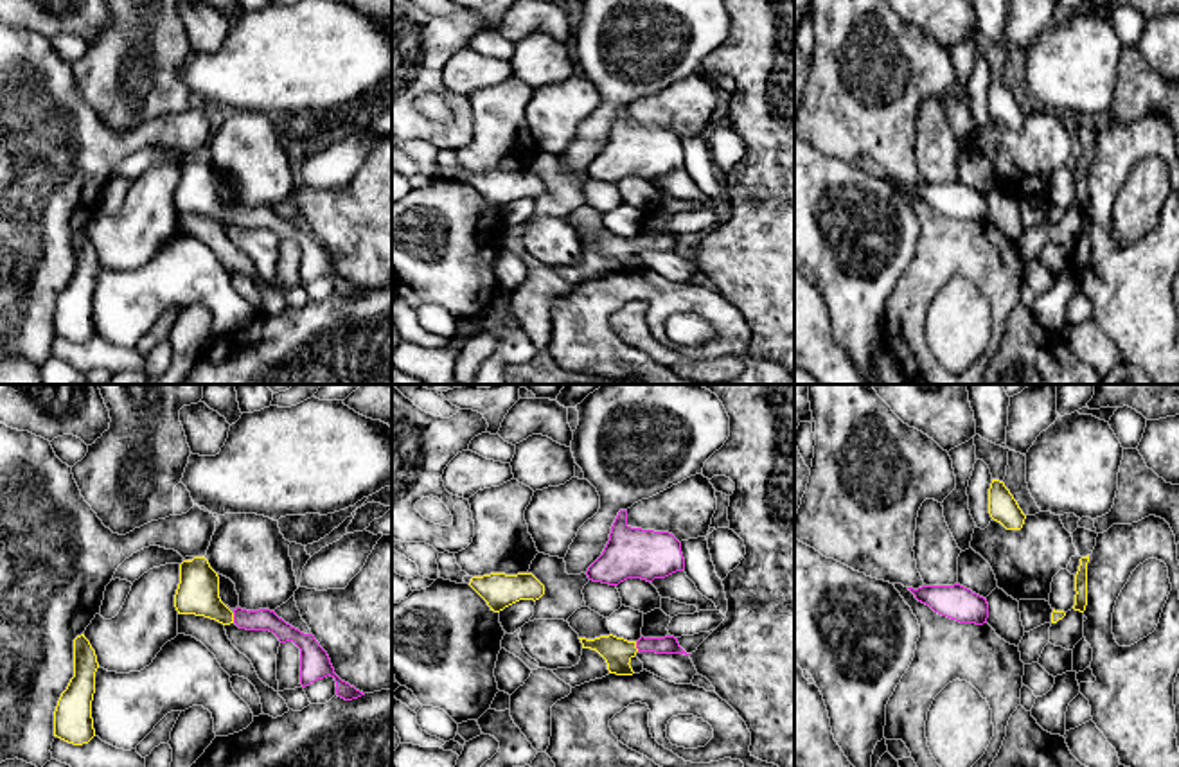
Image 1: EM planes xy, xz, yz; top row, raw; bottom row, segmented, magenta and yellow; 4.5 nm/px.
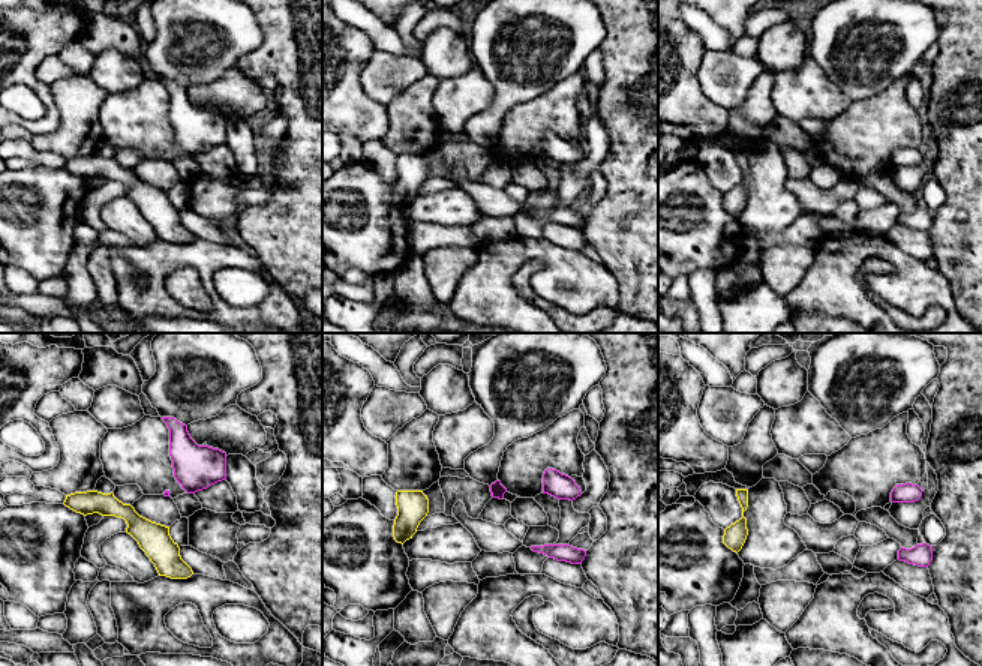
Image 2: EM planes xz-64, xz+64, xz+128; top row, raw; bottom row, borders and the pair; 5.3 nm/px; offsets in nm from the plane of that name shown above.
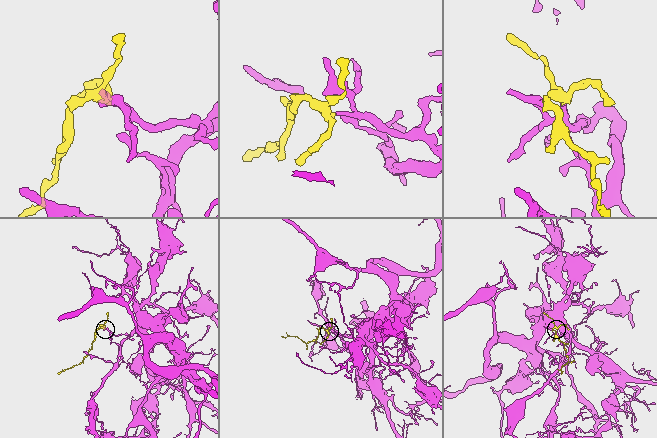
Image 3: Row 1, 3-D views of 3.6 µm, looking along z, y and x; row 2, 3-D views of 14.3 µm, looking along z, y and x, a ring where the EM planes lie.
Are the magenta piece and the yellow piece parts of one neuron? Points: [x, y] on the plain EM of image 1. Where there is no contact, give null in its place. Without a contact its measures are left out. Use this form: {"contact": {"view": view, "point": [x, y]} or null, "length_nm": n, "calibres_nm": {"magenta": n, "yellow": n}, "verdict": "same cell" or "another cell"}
{"contact": {"view": "xy", "point": [234, 216]}, "length_nm": 50, "calibres_nm": {"magenta": 100, "yellow": 190}, "verdict": "same cell"}

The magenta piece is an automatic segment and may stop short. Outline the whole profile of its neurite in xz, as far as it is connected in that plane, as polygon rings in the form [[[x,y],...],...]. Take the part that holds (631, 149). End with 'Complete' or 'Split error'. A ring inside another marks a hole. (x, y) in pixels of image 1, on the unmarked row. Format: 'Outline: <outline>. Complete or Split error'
Outline: [[[620,108],[602,153],[588,165],[593,180],[618,183],[627,176],[652,180],[685,167],[681,140],[669,129],[631,126]]]. Complete

